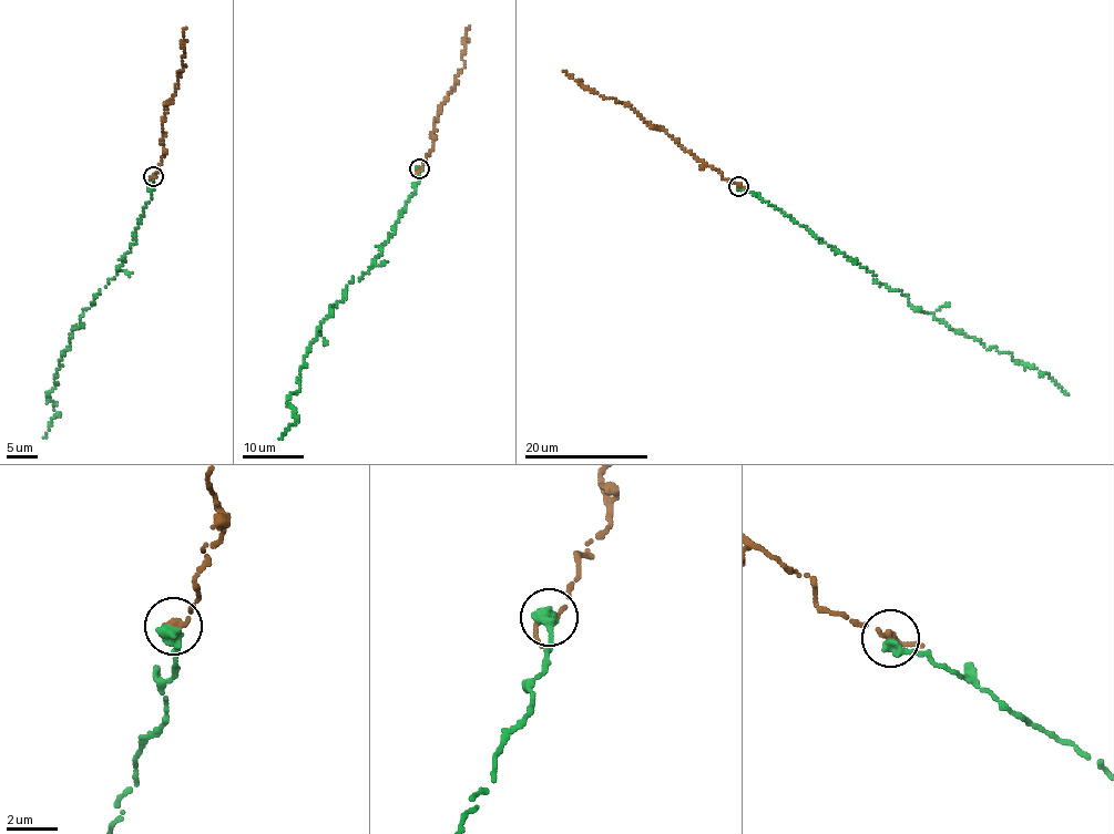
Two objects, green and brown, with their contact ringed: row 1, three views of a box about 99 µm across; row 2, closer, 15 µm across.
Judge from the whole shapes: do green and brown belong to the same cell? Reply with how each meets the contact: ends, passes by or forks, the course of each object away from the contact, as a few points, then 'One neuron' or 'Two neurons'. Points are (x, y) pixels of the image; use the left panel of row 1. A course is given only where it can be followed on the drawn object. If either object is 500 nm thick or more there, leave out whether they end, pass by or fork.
Course of green: (152, 176), (135, 243), (72, 329), (48, 395), (61, 414), (44, 438). Course of brown: (152, 176), (164, 155), (161, 141), (165, 106), (172, 100), (177, 73), (185, 67), (182, 32), (186, 27). One neuron

